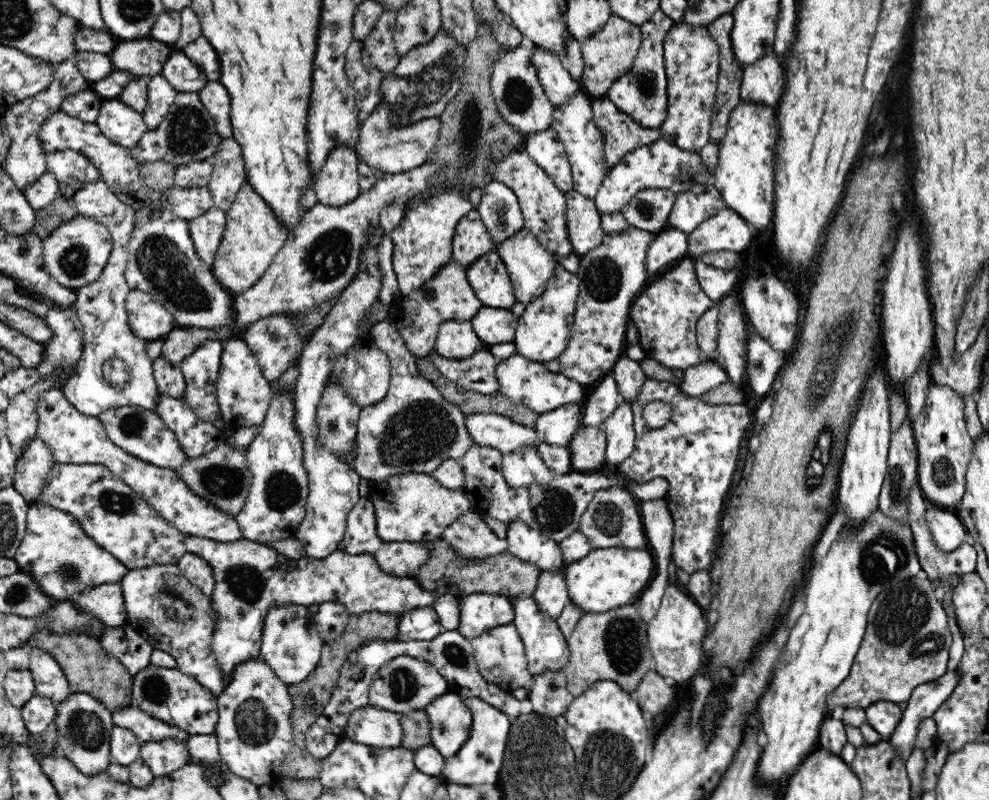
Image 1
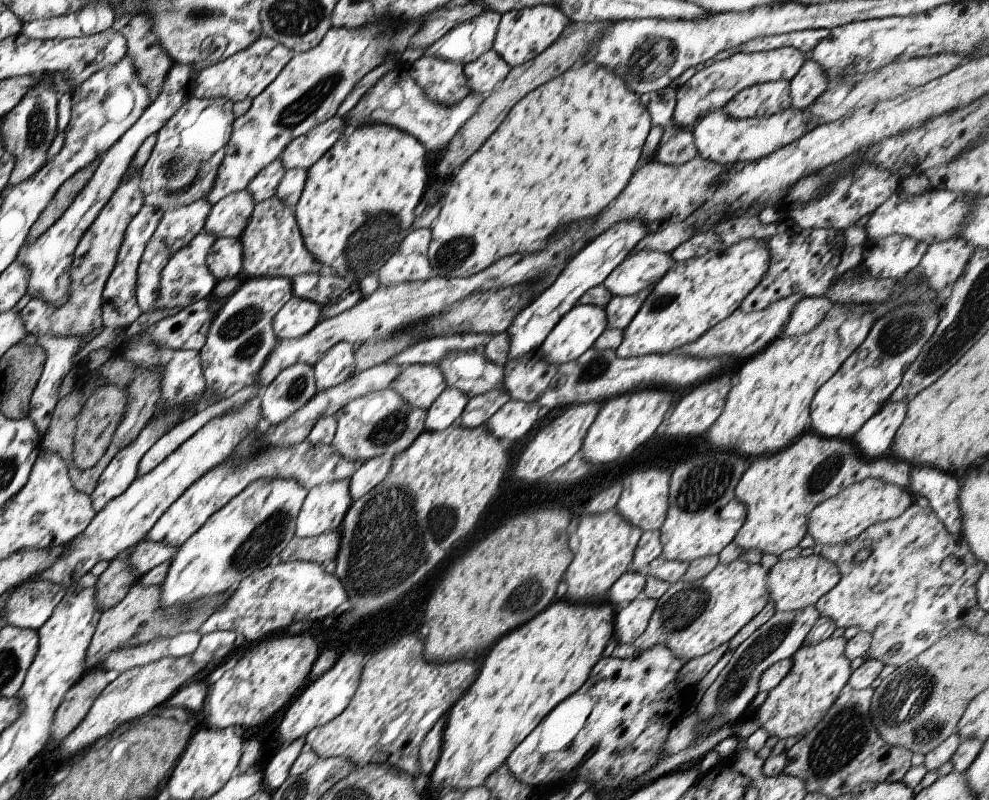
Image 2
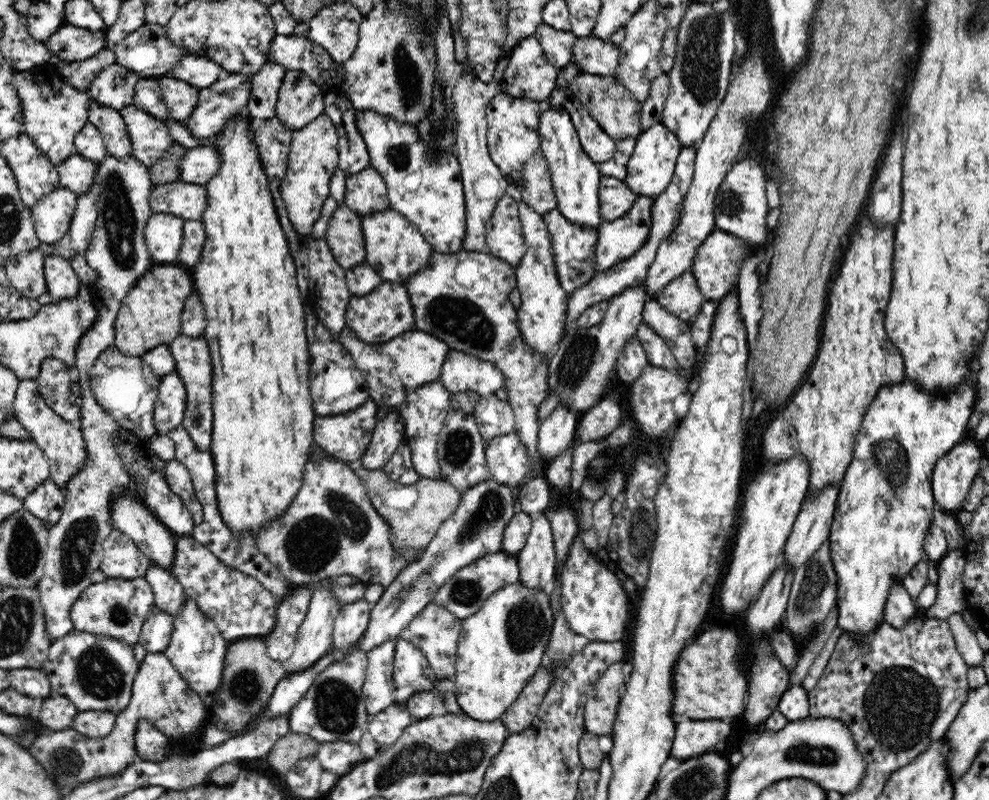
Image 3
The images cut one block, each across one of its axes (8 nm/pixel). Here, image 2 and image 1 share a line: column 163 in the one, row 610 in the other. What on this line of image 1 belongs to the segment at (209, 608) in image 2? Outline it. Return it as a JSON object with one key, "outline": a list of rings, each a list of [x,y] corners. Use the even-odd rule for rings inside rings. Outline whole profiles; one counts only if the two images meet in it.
{"outline":[[[635,604],[611,608],[606,612],[582,612],[568,639],[570,662],[564,671],[570,694],[580,696],[601,680],[614,681],[627,693],[634,691],[644,676],[655,668],[647,629],[648,624]]]}

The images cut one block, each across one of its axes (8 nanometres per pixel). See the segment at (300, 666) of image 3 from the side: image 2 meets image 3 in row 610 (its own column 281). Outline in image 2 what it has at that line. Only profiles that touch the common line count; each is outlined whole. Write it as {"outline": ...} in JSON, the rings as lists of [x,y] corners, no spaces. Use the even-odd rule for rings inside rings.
{"outline":[[[293,295],[274,315],[272,324],[278,339],[303,337],[318,324],[322,307]]]}

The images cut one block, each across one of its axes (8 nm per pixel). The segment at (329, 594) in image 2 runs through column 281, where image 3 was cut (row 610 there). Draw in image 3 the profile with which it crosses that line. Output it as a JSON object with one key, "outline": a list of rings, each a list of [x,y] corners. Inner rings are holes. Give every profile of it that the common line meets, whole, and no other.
{"outline":[[[580,535],[576,536],[570,547],[567,559],[559,568],[561,584],[561,608],[569,628],[575,634],[582,634],[590,641],[614,642],[624,636],[624,628],[630,616],[631,601],[622,587],[614,570],[598,558],[596,552],[590,551]]]}

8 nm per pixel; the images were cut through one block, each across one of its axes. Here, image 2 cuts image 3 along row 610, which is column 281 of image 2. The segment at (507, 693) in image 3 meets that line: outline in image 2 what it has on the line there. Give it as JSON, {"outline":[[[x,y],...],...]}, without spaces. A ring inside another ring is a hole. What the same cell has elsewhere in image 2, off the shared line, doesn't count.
{"outline":[[[259,478],[251,482],[240,494],[232,497],[220,510],[217,510],[198,532],[195,532],[178,550],[162,582],[161,607],[186,605],[238,586],[254,571],[262,570],[278,561],[279,554],[295,536],[298,513],[308,496],[309,490],[294,479]]]}

